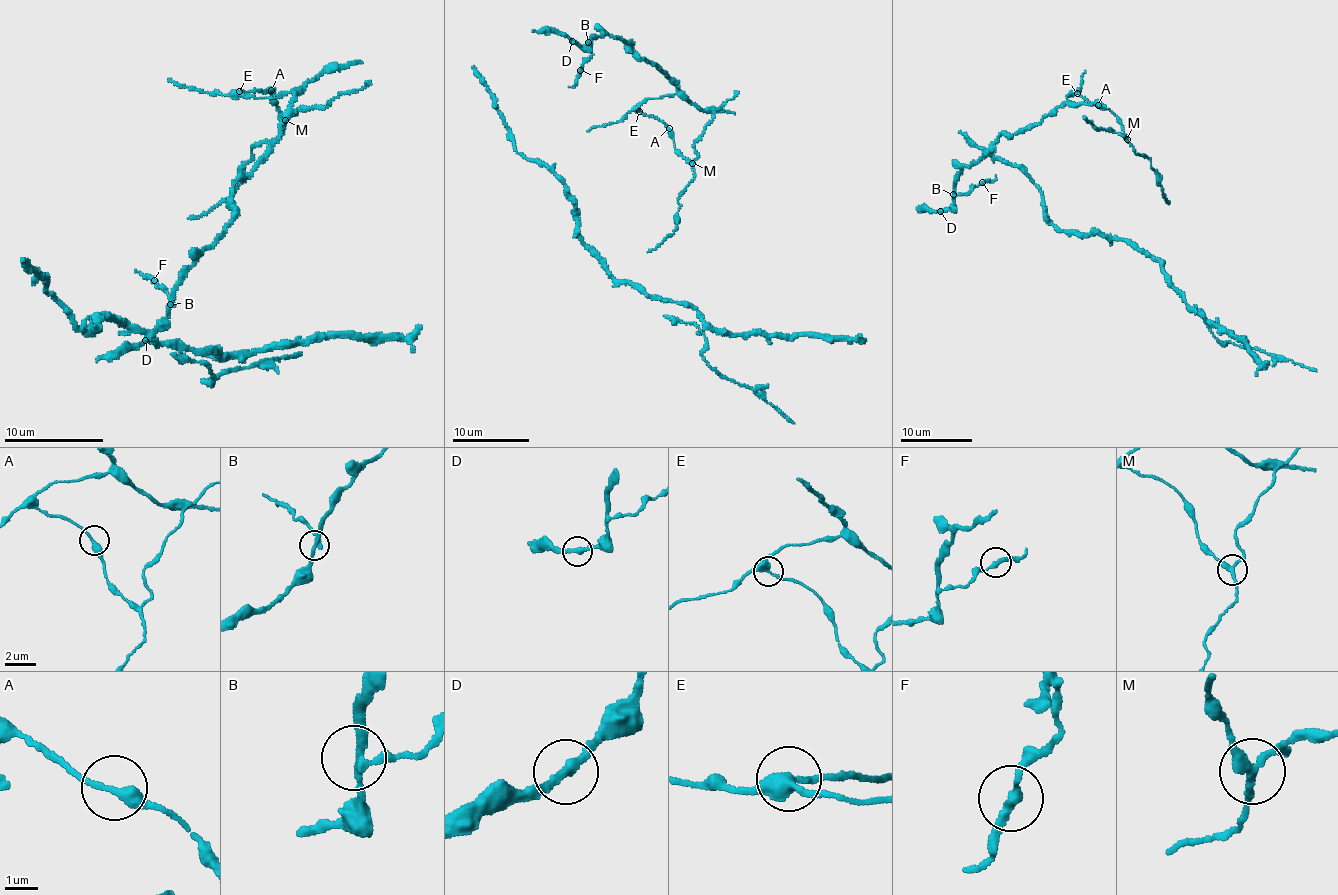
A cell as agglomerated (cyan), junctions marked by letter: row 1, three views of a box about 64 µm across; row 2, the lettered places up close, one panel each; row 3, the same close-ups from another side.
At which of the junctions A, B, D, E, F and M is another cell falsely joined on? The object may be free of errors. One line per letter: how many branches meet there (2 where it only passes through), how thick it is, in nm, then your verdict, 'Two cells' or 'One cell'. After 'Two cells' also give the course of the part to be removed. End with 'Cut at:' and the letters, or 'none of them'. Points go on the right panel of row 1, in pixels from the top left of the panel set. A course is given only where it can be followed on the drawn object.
A: Branches: 2. Thickness 300 nm. One cell
B: Branches: 3. Thickness 200 nm. One cell
D: Branches: 2. Thickness 280 nm. One cell
E: Branches: 3. Thickness 360 nm. One cell
F: Branches: 2. Thickness 260 nm. One cell
M: Branches: 3. Thickness 240 nm. Two cells. Course of the part to remove: (1126, 139), (1133, 151), (1151, 161), (1157, 183), (1169, 202)
Cut at: M

